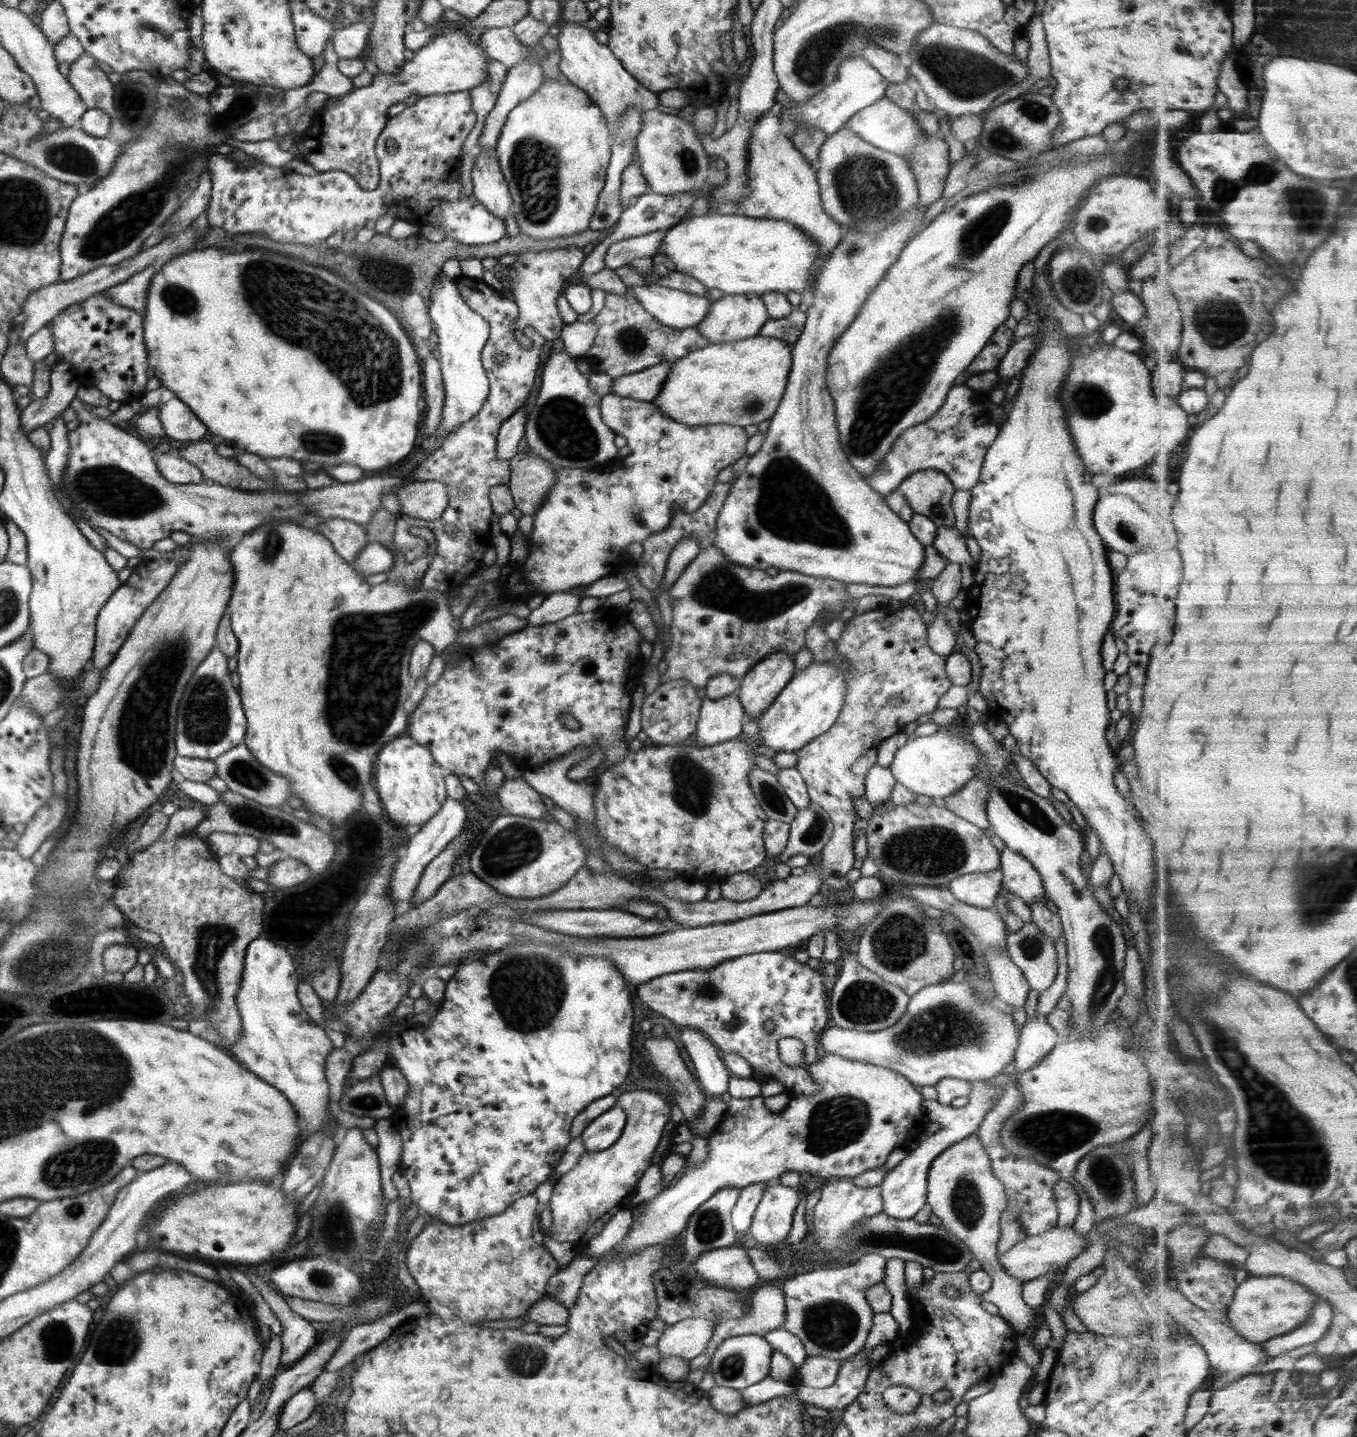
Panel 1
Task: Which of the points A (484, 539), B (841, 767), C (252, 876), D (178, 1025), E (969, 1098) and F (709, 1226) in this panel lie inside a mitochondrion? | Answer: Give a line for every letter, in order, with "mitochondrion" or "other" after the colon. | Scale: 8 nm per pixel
A: other
B: other
C: other
D: other
E: other
F: mitochondrion

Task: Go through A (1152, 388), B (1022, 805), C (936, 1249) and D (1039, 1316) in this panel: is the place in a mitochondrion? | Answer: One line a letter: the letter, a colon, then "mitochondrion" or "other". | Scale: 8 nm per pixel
A: other
B: mitochondrion
C: mitochondrion
D: other

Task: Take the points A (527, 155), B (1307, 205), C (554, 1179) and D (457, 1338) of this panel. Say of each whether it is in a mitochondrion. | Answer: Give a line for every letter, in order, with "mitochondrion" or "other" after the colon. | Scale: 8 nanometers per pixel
A: mitochondrion
B: mitochondrion
C: other
D: other

